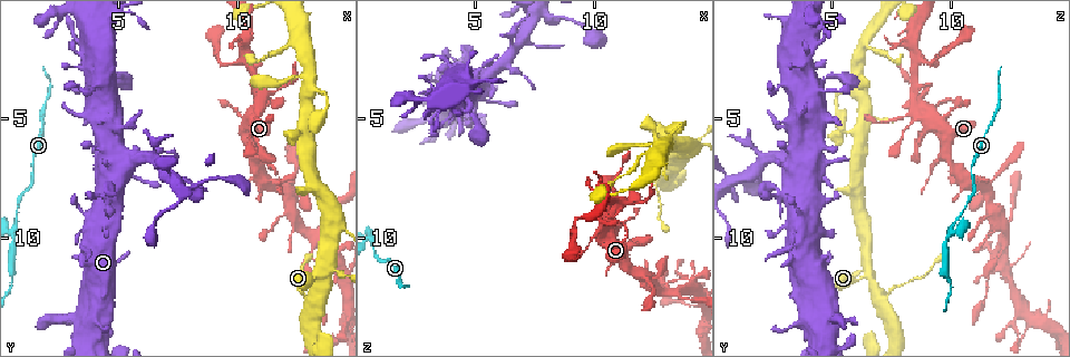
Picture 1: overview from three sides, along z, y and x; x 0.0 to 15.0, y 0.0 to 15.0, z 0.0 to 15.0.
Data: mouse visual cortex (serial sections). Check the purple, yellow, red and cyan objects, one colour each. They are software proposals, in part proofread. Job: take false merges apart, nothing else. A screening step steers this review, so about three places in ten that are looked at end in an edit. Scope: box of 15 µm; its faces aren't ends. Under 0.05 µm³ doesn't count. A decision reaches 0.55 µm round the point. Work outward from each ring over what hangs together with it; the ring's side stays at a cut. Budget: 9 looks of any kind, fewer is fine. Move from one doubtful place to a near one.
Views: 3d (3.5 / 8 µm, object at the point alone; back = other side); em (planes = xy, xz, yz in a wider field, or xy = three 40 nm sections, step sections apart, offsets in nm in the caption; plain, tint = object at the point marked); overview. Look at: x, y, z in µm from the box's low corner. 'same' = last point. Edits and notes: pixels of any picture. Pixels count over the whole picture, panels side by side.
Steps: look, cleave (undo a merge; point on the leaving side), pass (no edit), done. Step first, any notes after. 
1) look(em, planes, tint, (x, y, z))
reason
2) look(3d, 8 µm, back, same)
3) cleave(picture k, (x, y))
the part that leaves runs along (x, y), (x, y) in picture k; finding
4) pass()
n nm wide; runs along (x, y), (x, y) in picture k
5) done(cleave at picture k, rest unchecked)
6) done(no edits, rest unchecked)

look(3d, 3.5 µm, back, (4.4, 12.4, 3.8))
calibre changes

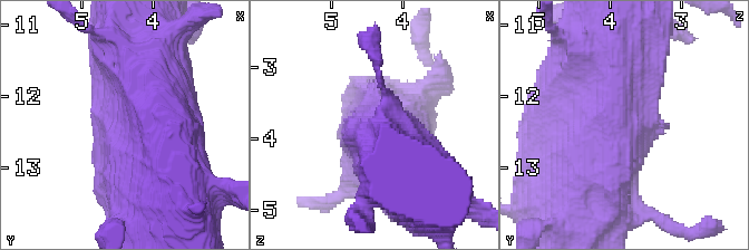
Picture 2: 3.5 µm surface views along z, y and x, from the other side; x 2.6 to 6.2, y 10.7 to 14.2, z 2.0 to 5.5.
look(em, xy, step 5, tint, same)
shape alone is not enough

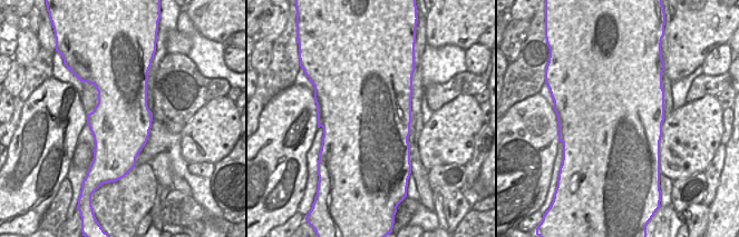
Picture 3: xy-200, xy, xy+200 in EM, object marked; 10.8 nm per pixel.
pass()
runs along (600, 84), (531, 166) in picture 2; continuous, no second cell

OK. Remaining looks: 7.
look(3d, 3.5 µm, (13.0, 4.9, 6.5))
sudden change in width

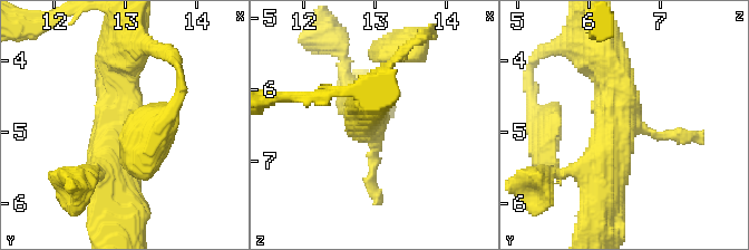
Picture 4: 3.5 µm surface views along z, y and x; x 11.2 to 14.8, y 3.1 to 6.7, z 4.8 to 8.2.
look(em, xy, step 5, tint, (12.90, 4.95, 6.60))

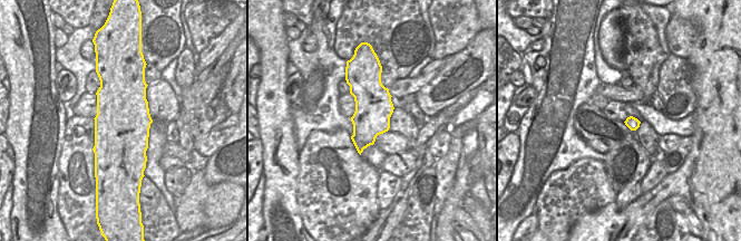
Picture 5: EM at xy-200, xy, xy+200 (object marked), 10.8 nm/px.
pass()
runs along (604, 188), (615, 126), (698, 140) in picture 4; all the same cell

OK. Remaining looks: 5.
look(3d, 3.5 µm, back, (10.7, 3.0, 8.5))

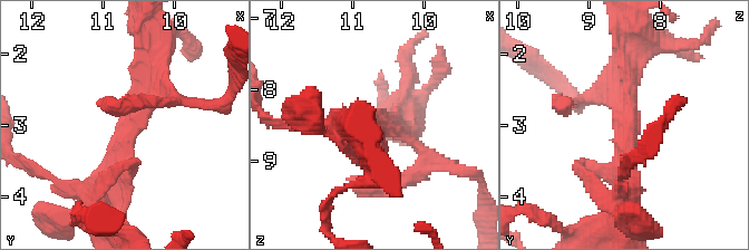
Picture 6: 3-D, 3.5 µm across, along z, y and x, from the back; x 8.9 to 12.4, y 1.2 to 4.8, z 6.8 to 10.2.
look(em, planes, tint, (10.60, 2.95, 8.50))
3 arms; arms of 200, 250, 250 nm

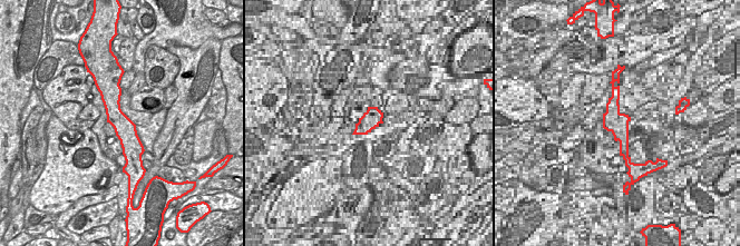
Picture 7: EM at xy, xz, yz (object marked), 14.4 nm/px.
pass()
runs along (116, 87), (127, 157) in picture 7; one cell here

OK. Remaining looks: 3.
look(3d, 3.5 µm, (11.9, 8.0, 11.6))
abrupt turn

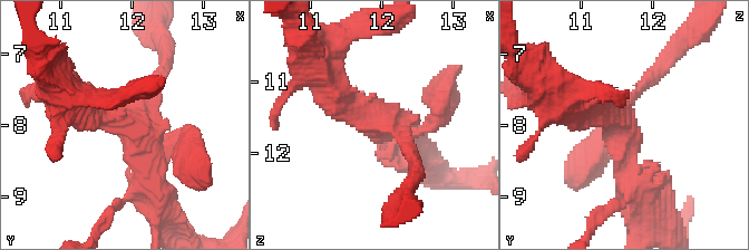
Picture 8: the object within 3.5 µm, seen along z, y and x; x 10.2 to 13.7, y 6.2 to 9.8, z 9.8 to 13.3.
look(em, xy, step 1, tint, (11.95, 7.95, 11.50))
4 arms; arms of 150, 150, 350, 450 nm; need the tissue

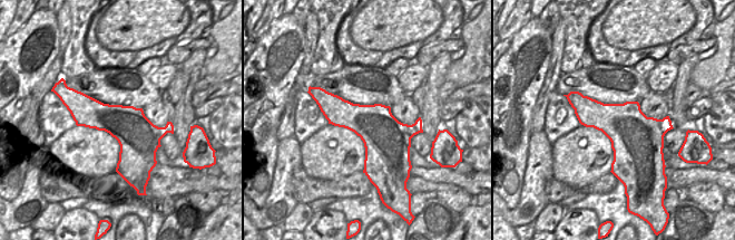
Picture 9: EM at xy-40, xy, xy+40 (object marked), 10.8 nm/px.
pass()
runs along (75, 104), (140, 131), (151, 189) in picture 8; continuous, no second cell

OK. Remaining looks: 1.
done(no edits, rest unchecked)

